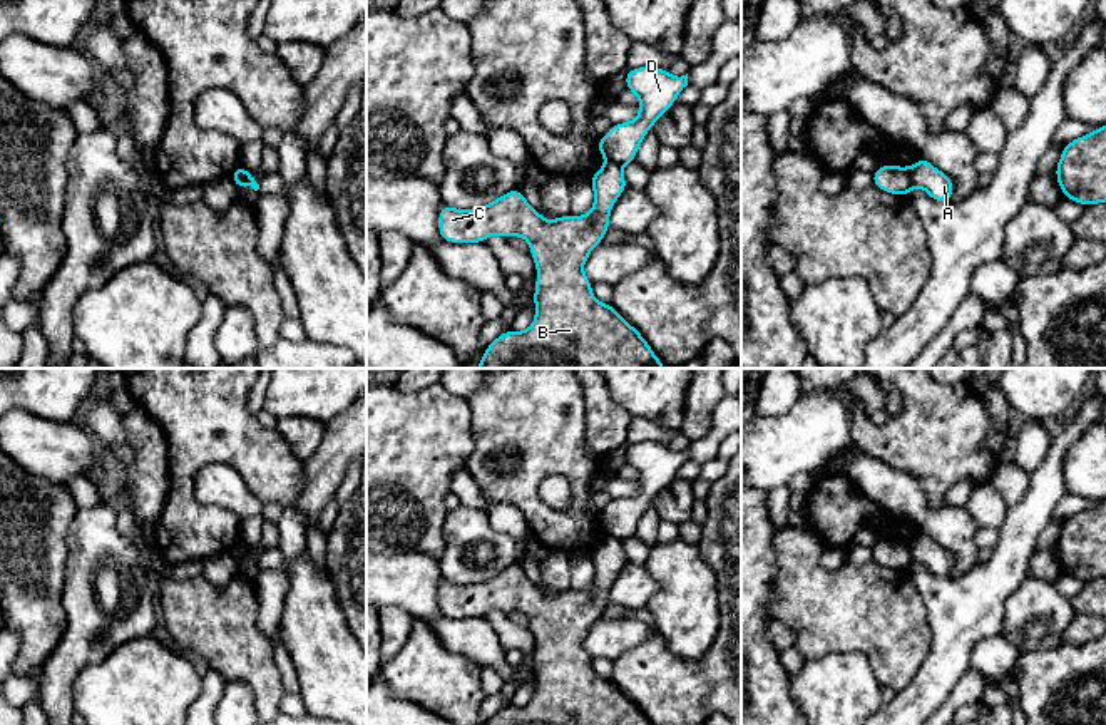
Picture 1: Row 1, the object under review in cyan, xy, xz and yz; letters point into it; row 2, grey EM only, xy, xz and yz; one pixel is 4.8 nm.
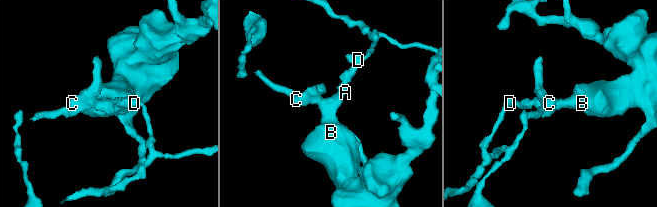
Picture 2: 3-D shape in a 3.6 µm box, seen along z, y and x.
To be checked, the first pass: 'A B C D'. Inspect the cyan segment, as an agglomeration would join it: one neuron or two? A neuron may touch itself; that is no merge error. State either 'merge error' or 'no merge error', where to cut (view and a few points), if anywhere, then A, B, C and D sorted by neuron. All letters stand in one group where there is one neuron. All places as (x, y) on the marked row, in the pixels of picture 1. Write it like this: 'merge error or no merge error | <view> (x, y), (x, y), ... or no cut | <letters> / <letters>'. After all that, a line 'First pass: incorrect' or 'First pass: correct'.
merge error | yz (907, 169), (909, 179), (914, 185) | A B C / D
First pass: incorrect

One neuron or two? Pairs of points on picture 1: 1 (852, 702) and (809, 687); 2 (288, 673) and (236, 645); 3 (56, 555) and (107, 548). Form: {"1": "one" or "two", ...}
{"1": "one", "2": "two", "3": "two"}

